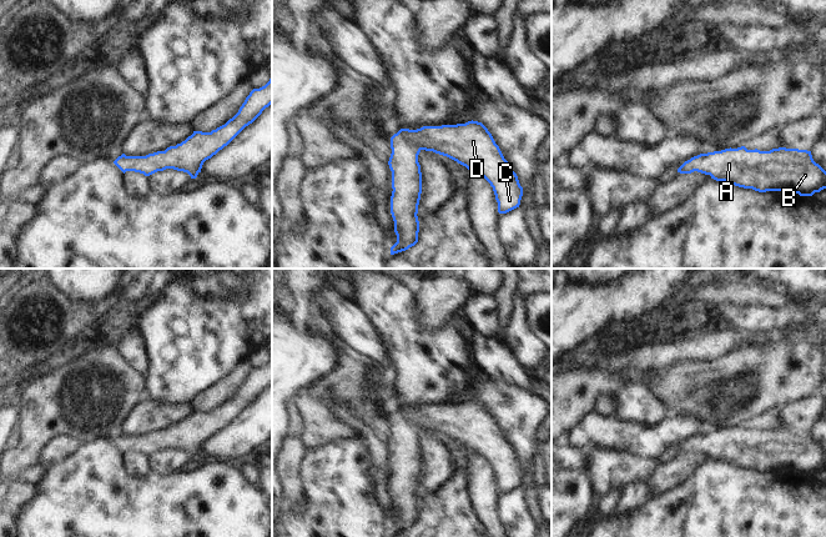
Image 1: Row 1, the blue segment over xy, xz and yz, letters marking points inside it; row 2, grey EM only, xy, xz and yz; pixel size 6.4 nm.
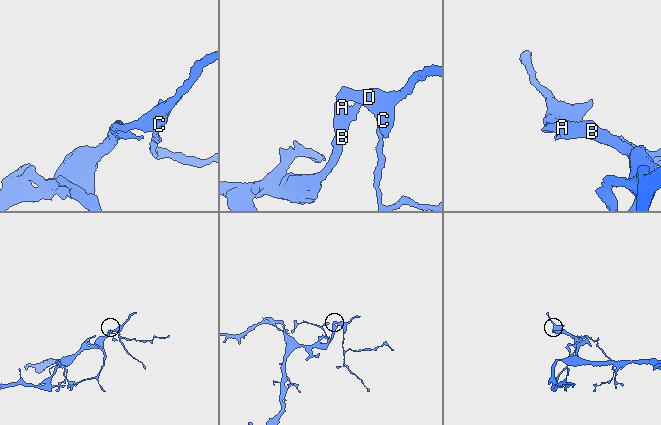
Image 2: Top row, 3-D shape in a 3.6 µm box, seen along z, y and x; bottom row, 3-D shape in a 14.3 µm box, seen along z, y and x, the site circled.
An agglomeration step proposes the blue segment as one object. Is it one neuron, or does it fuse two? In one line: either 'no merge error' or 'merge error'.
no merge error

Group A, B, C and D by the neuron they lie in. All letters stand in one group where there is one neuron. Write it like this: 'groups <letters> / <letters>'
groups A B C D

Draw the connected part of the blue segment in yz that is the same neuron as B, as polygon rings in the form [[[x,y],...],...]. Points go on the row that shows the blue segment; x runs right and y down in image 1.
[[[745,146],[700,154],[685,161],[680,174],[694,171],[710,175],[716,181],[725,181],[759,192],[795,191],[800,196],[812,196],[826,189],[826,171],[814,161],[811,151],[779,147],[770,151],[747,150]]]

